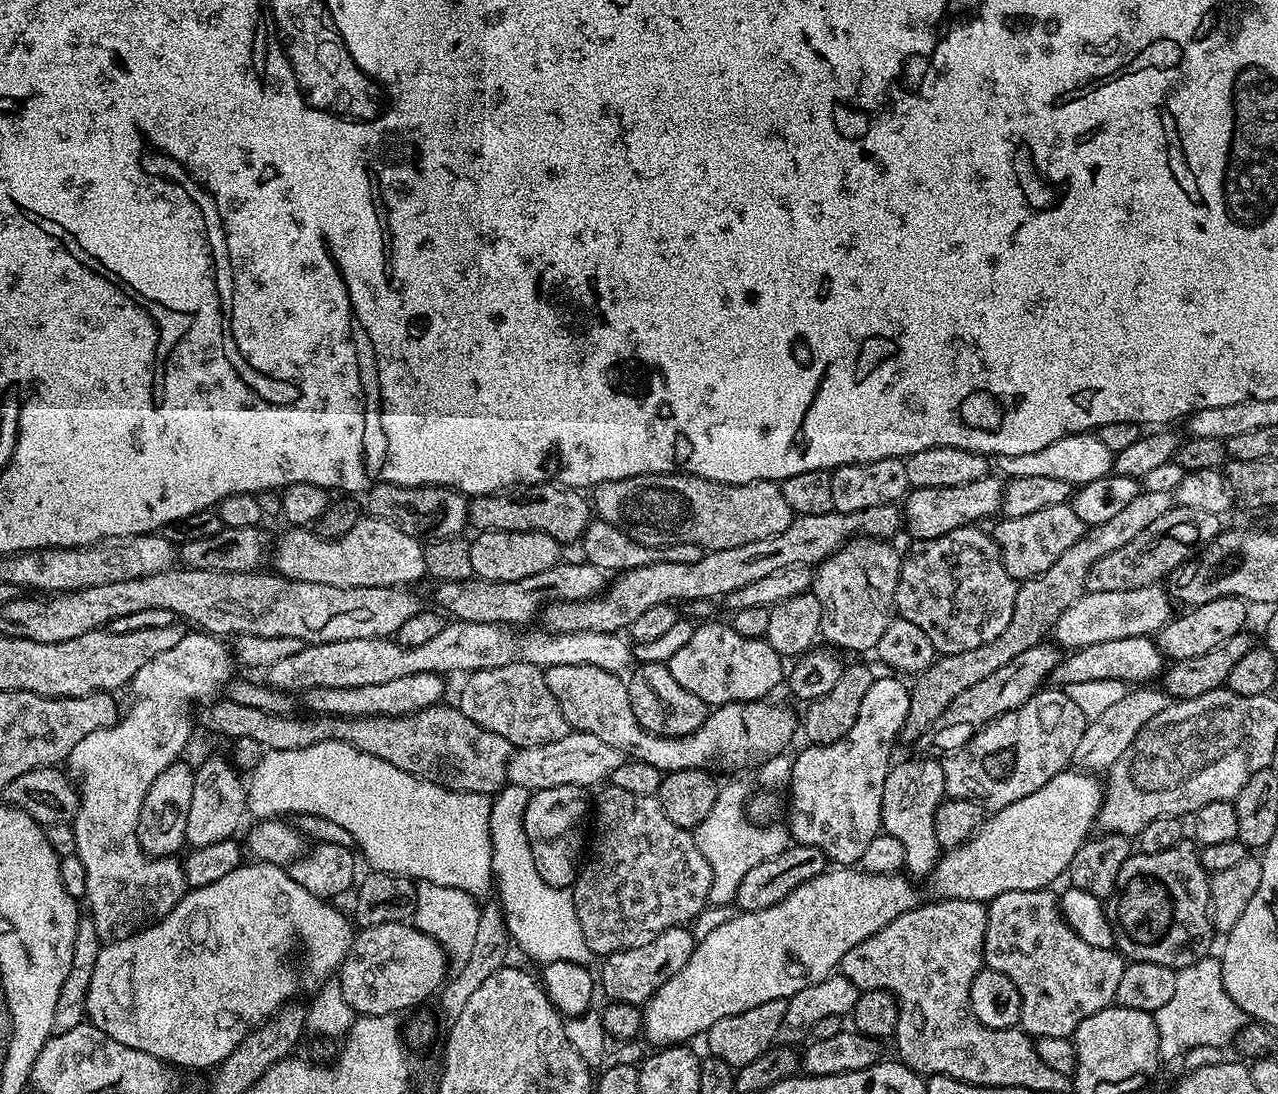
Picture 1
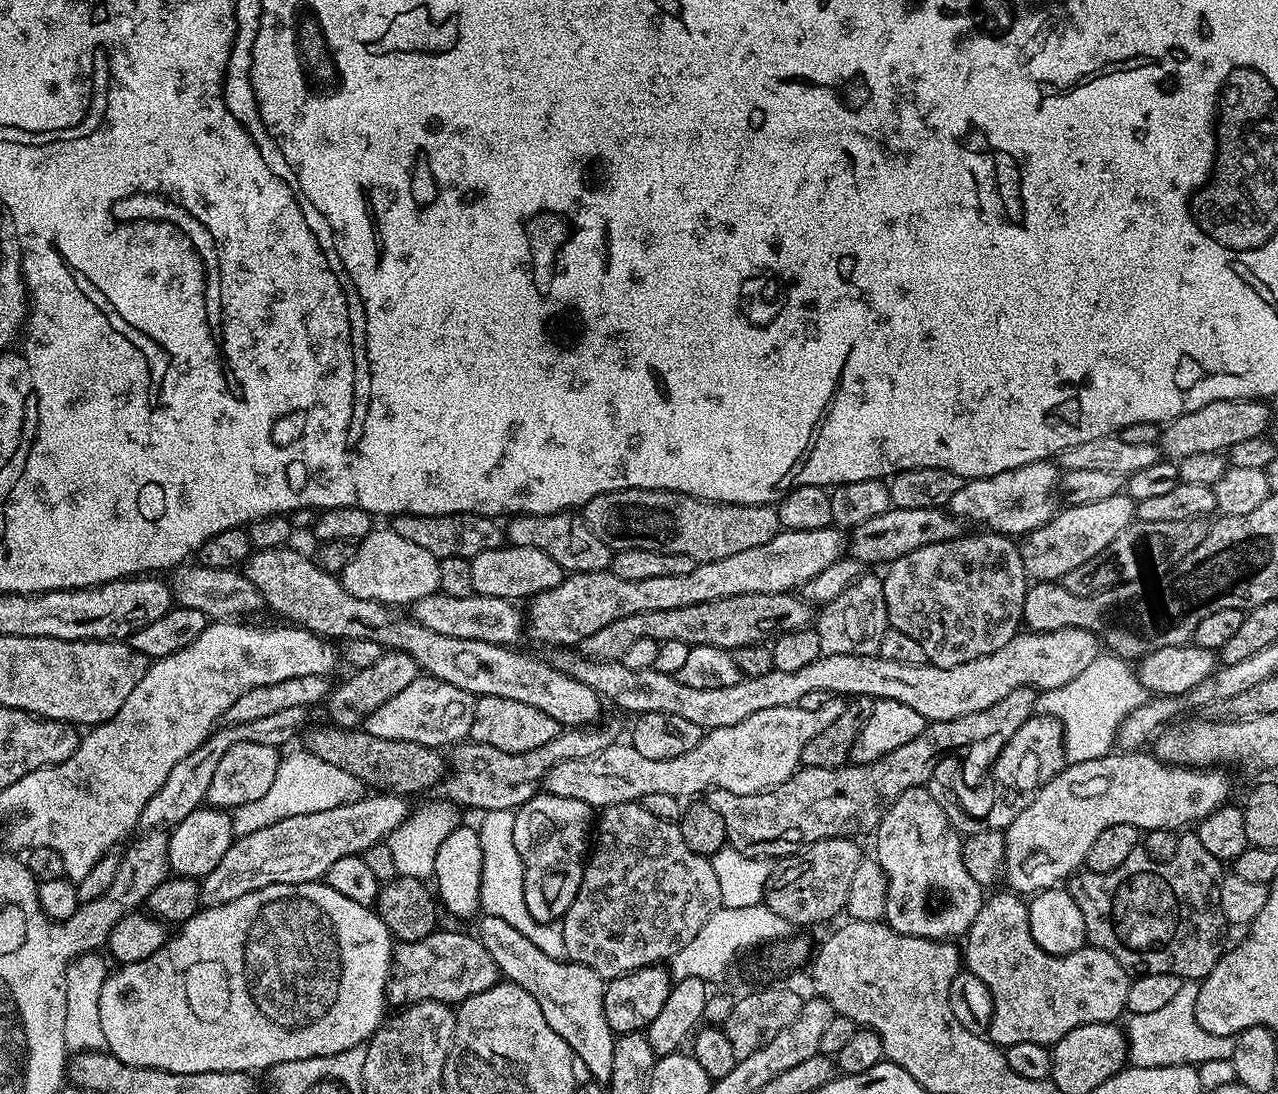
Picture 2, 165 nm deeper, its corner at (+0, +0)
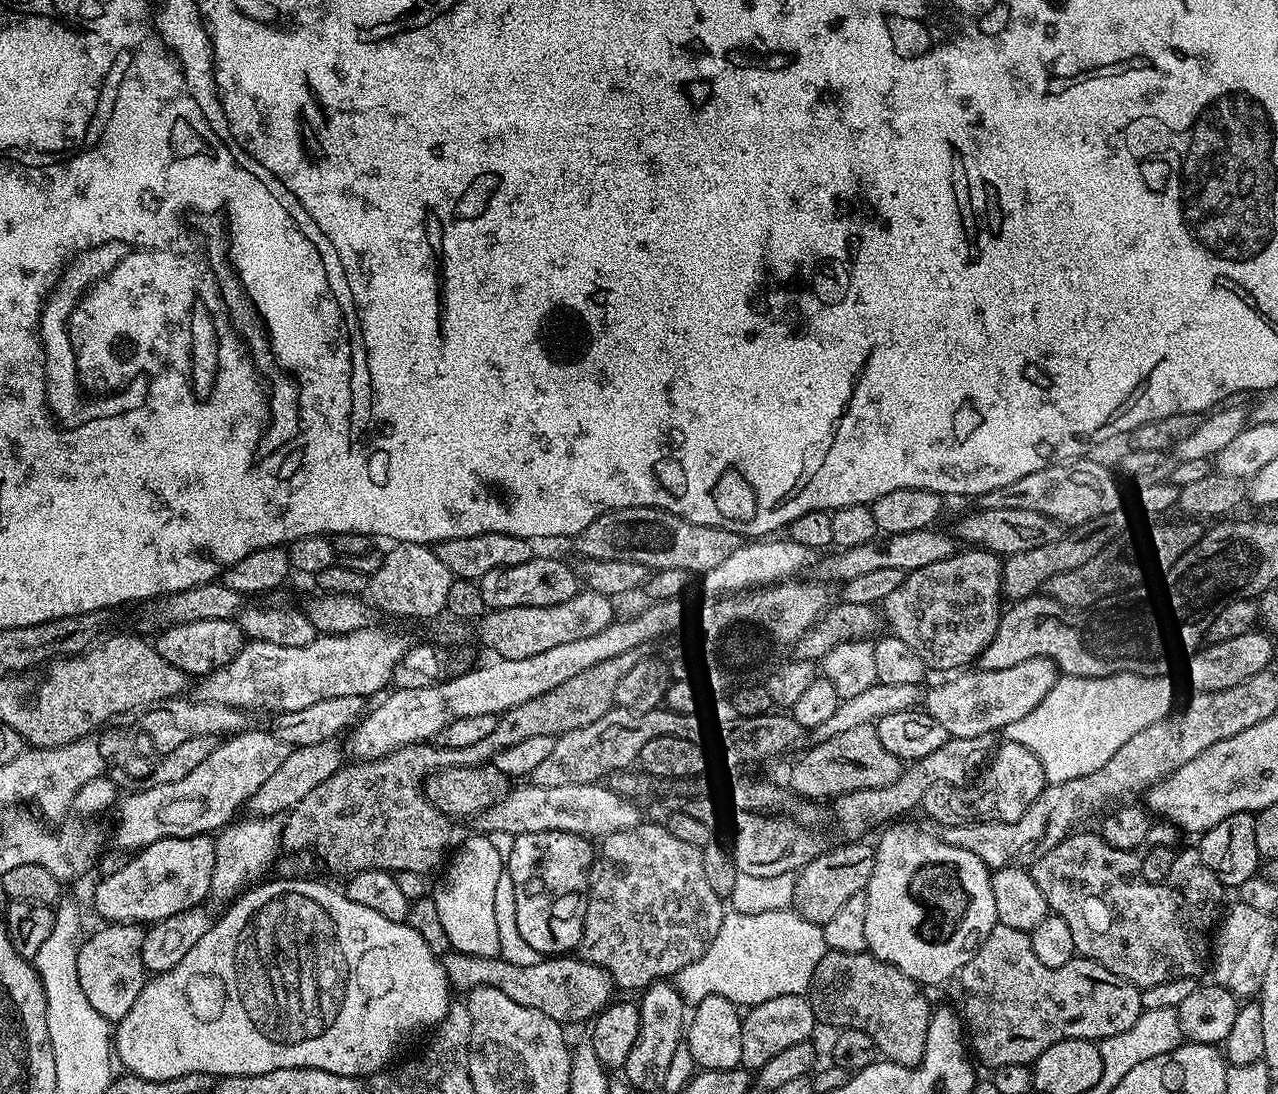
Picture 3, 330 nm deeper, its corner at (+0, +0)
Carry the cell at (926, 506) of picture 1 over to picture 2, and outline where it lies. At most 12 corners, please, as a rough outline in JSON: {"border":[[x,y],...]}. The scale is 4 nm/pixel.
{"border":[[1051,459],[967,481],[966,517],[1023,537],[1056,513]]}

